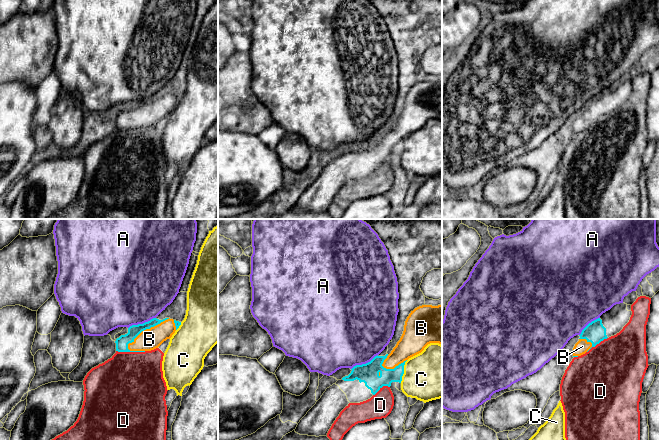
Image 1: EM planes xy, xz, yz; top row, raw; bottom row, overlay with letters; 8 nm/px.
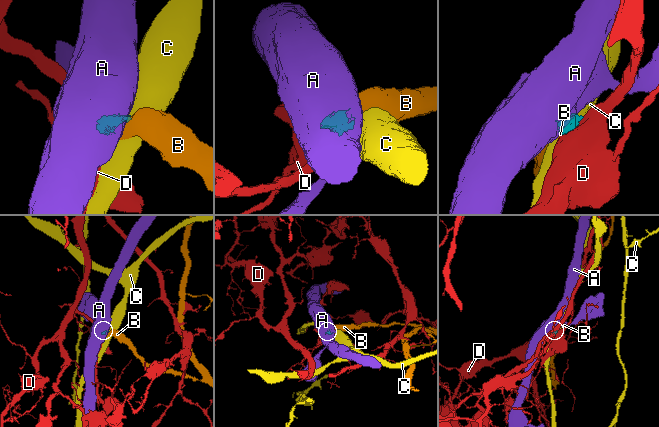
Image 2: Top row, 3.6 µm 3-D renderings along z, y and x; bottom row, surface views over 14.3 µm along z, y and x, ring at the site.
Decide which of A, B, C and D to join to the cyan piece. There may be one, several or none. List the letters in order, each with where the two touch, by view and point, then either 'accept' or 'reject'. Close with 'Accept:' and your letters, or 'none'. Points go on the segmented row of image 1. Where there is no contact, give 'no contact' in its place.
A: xy (141, 324) | reject
B: xy (146, 328) | accept
C: xz (403, 371) | reject
D: xy (131, 351) | reject
Accept: B

